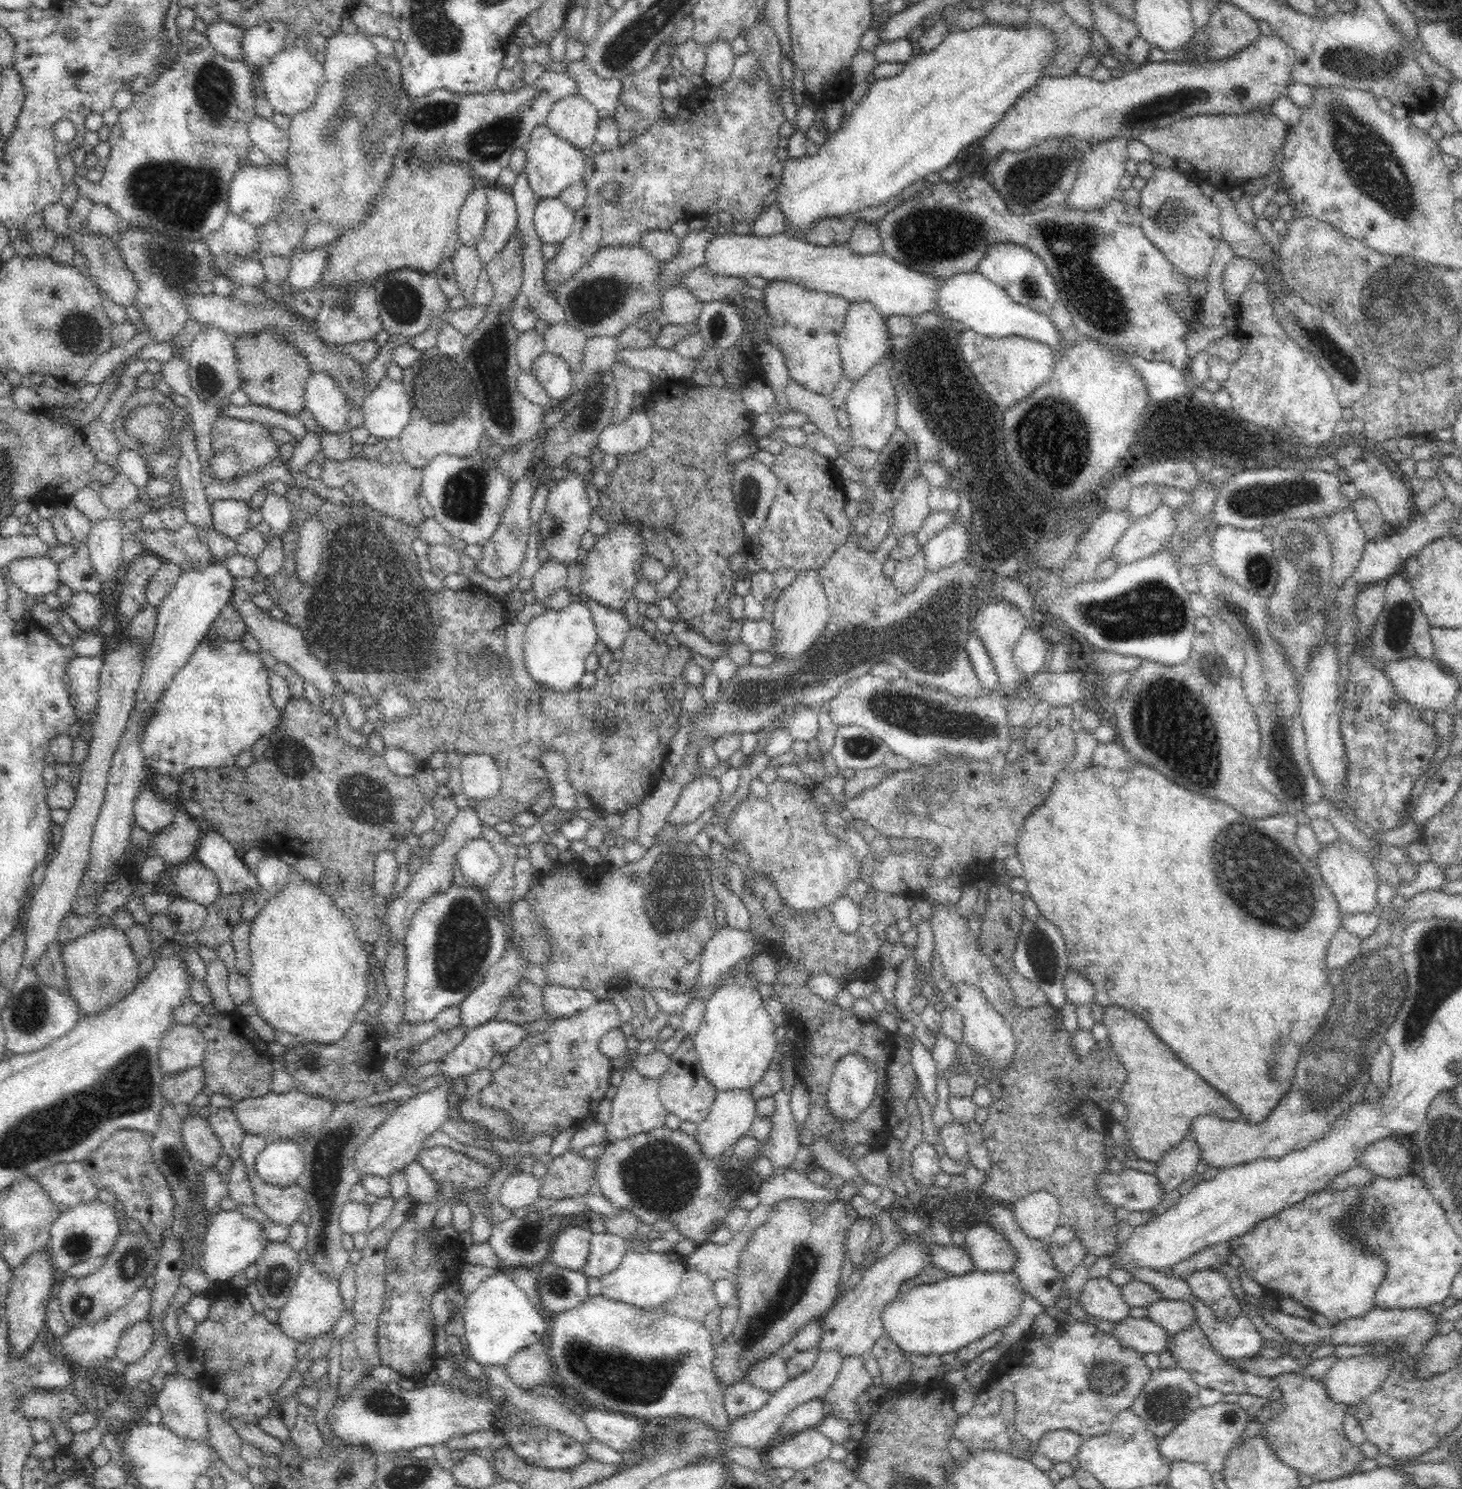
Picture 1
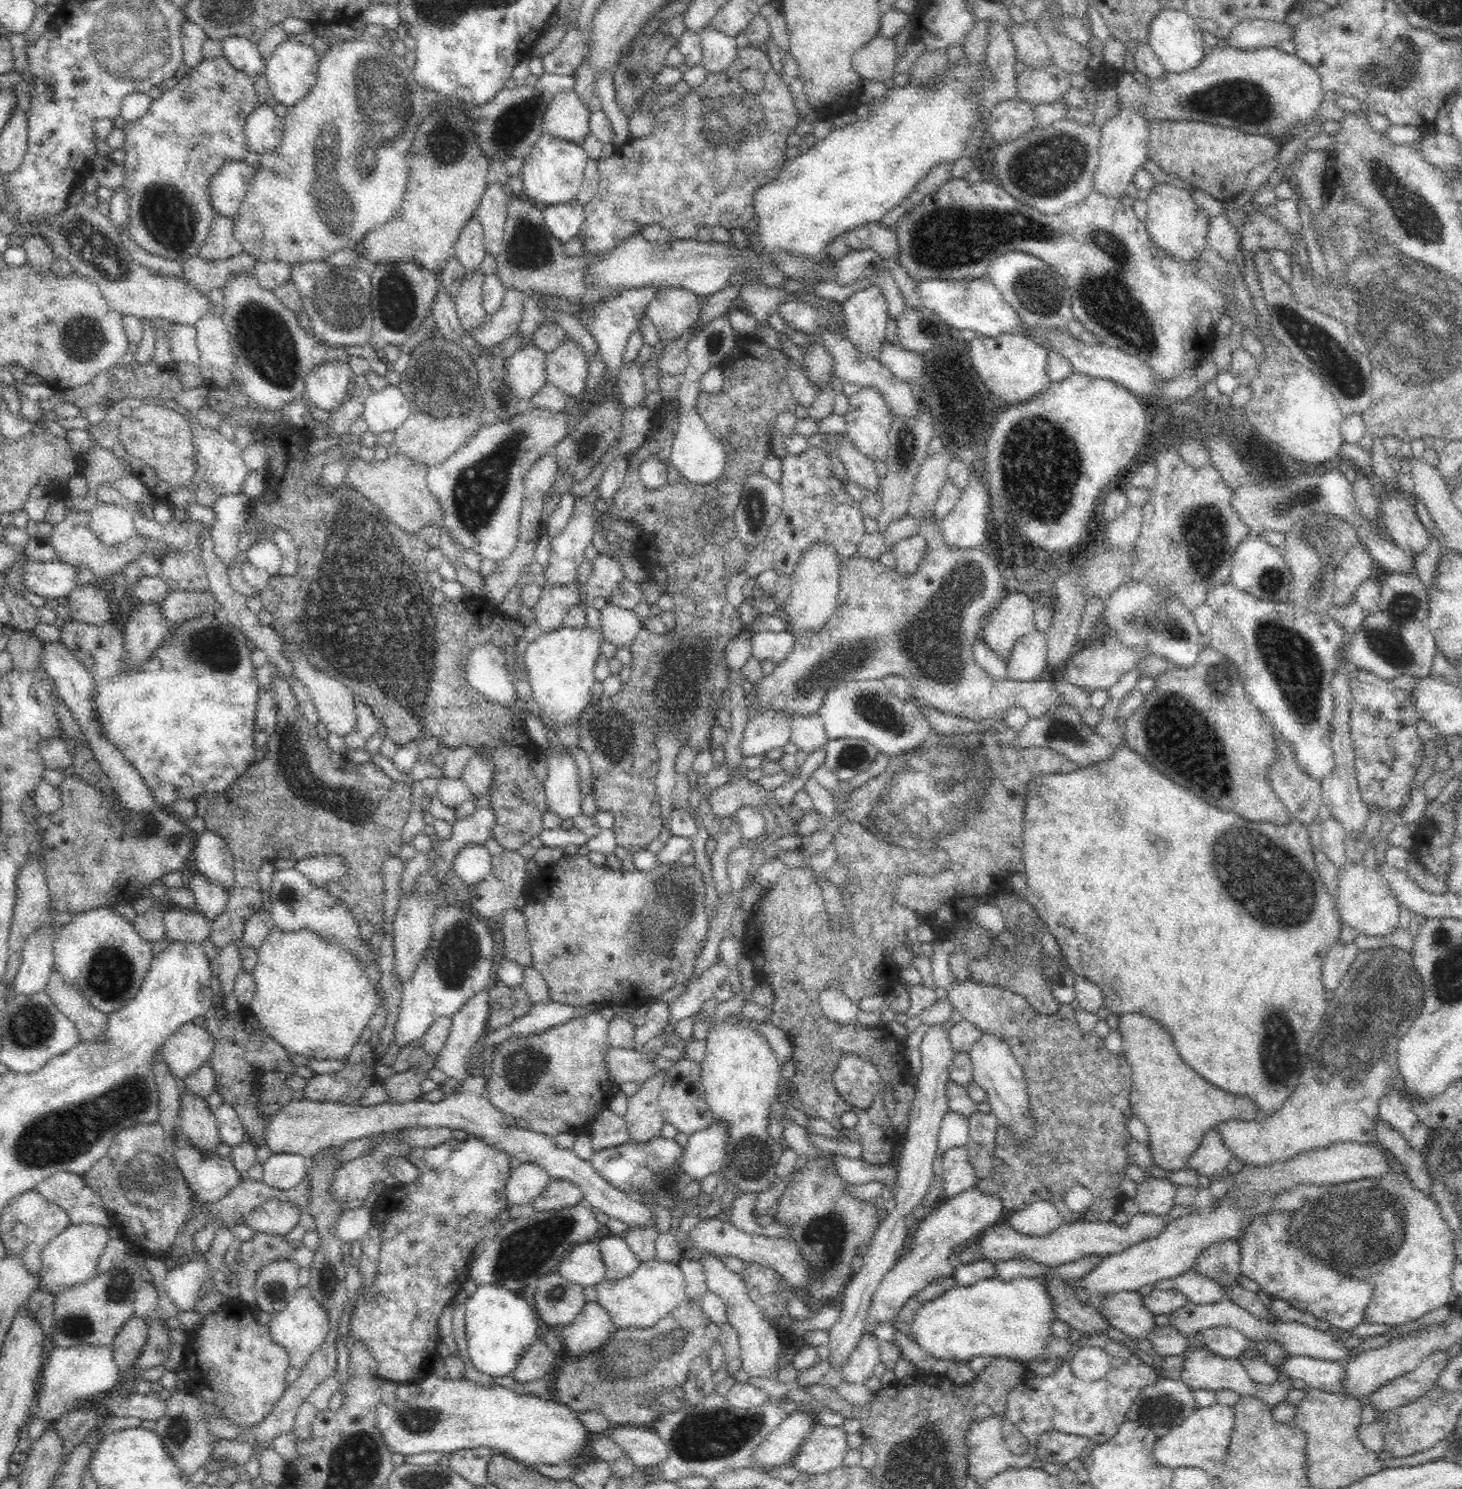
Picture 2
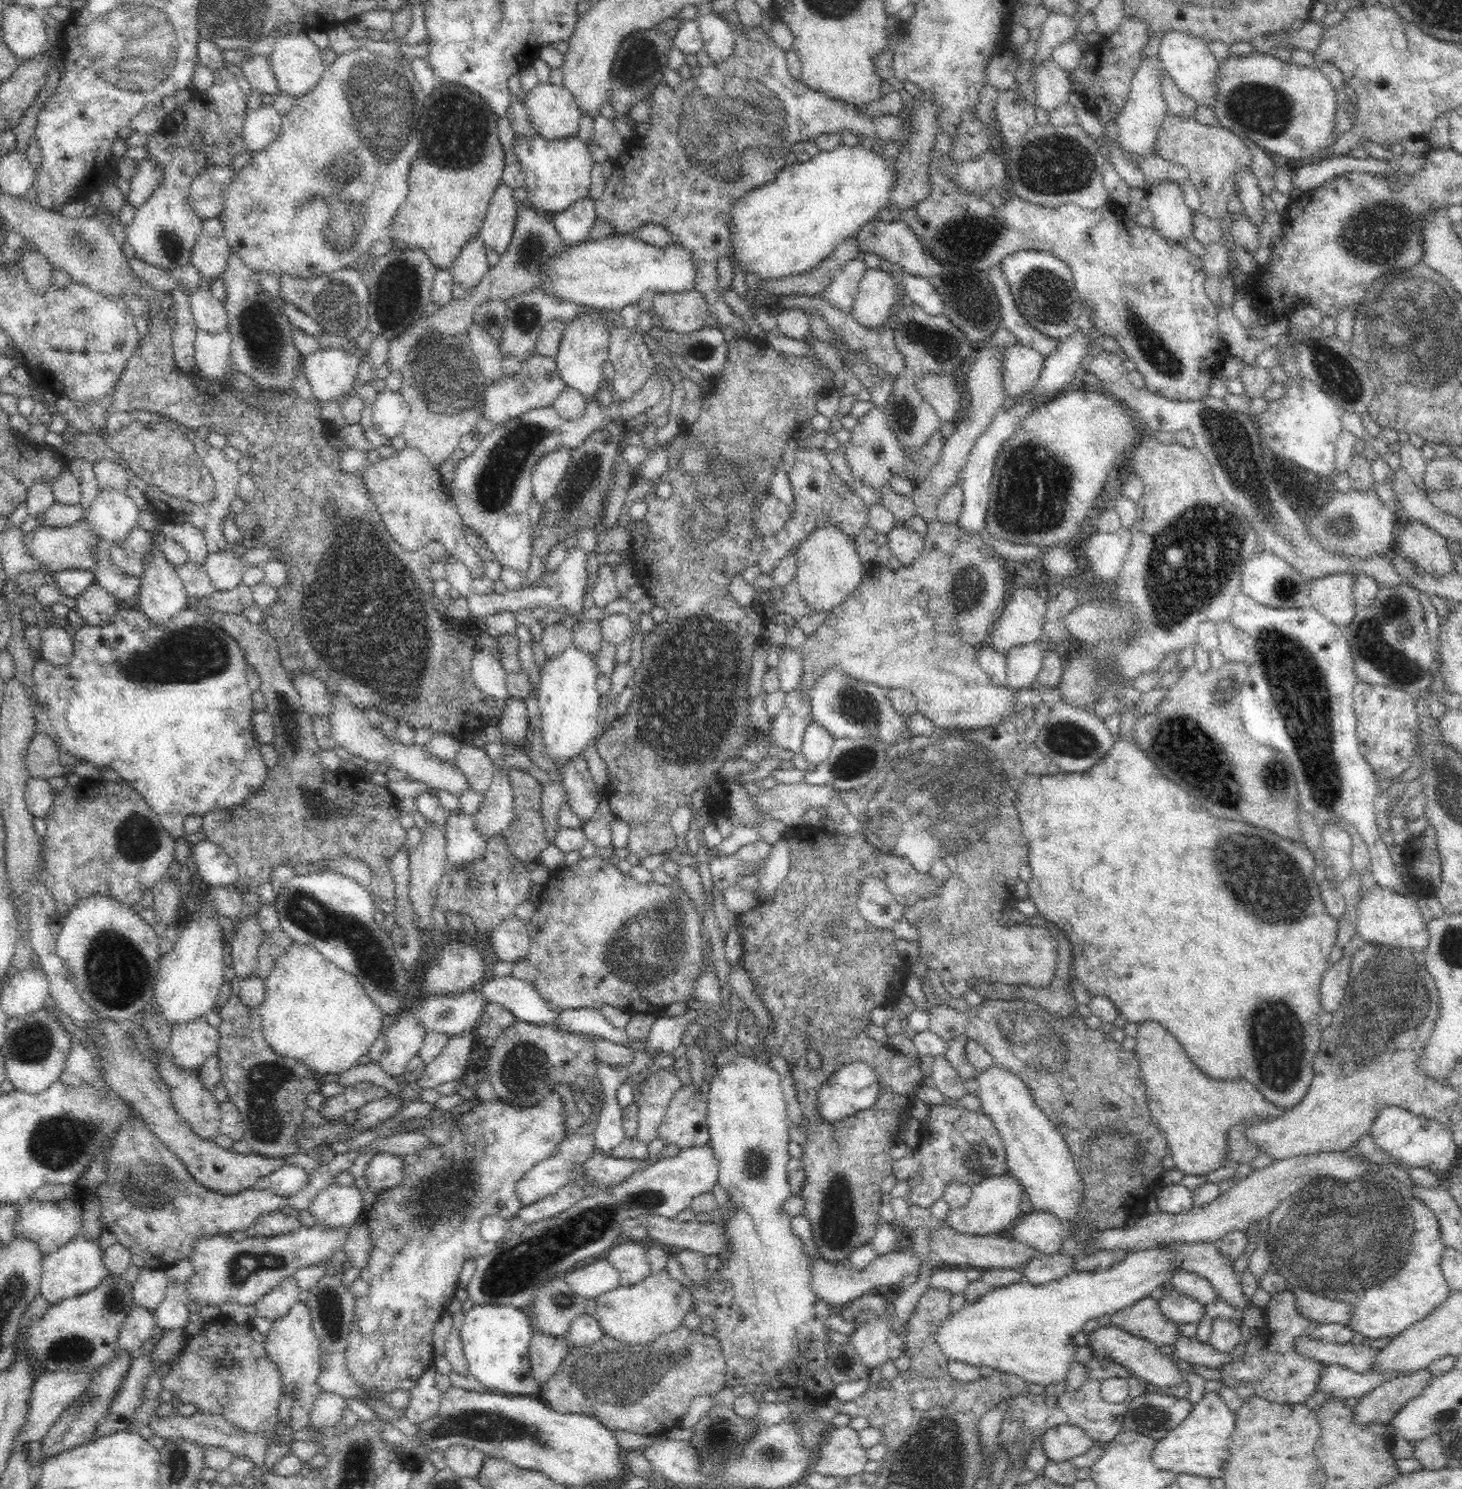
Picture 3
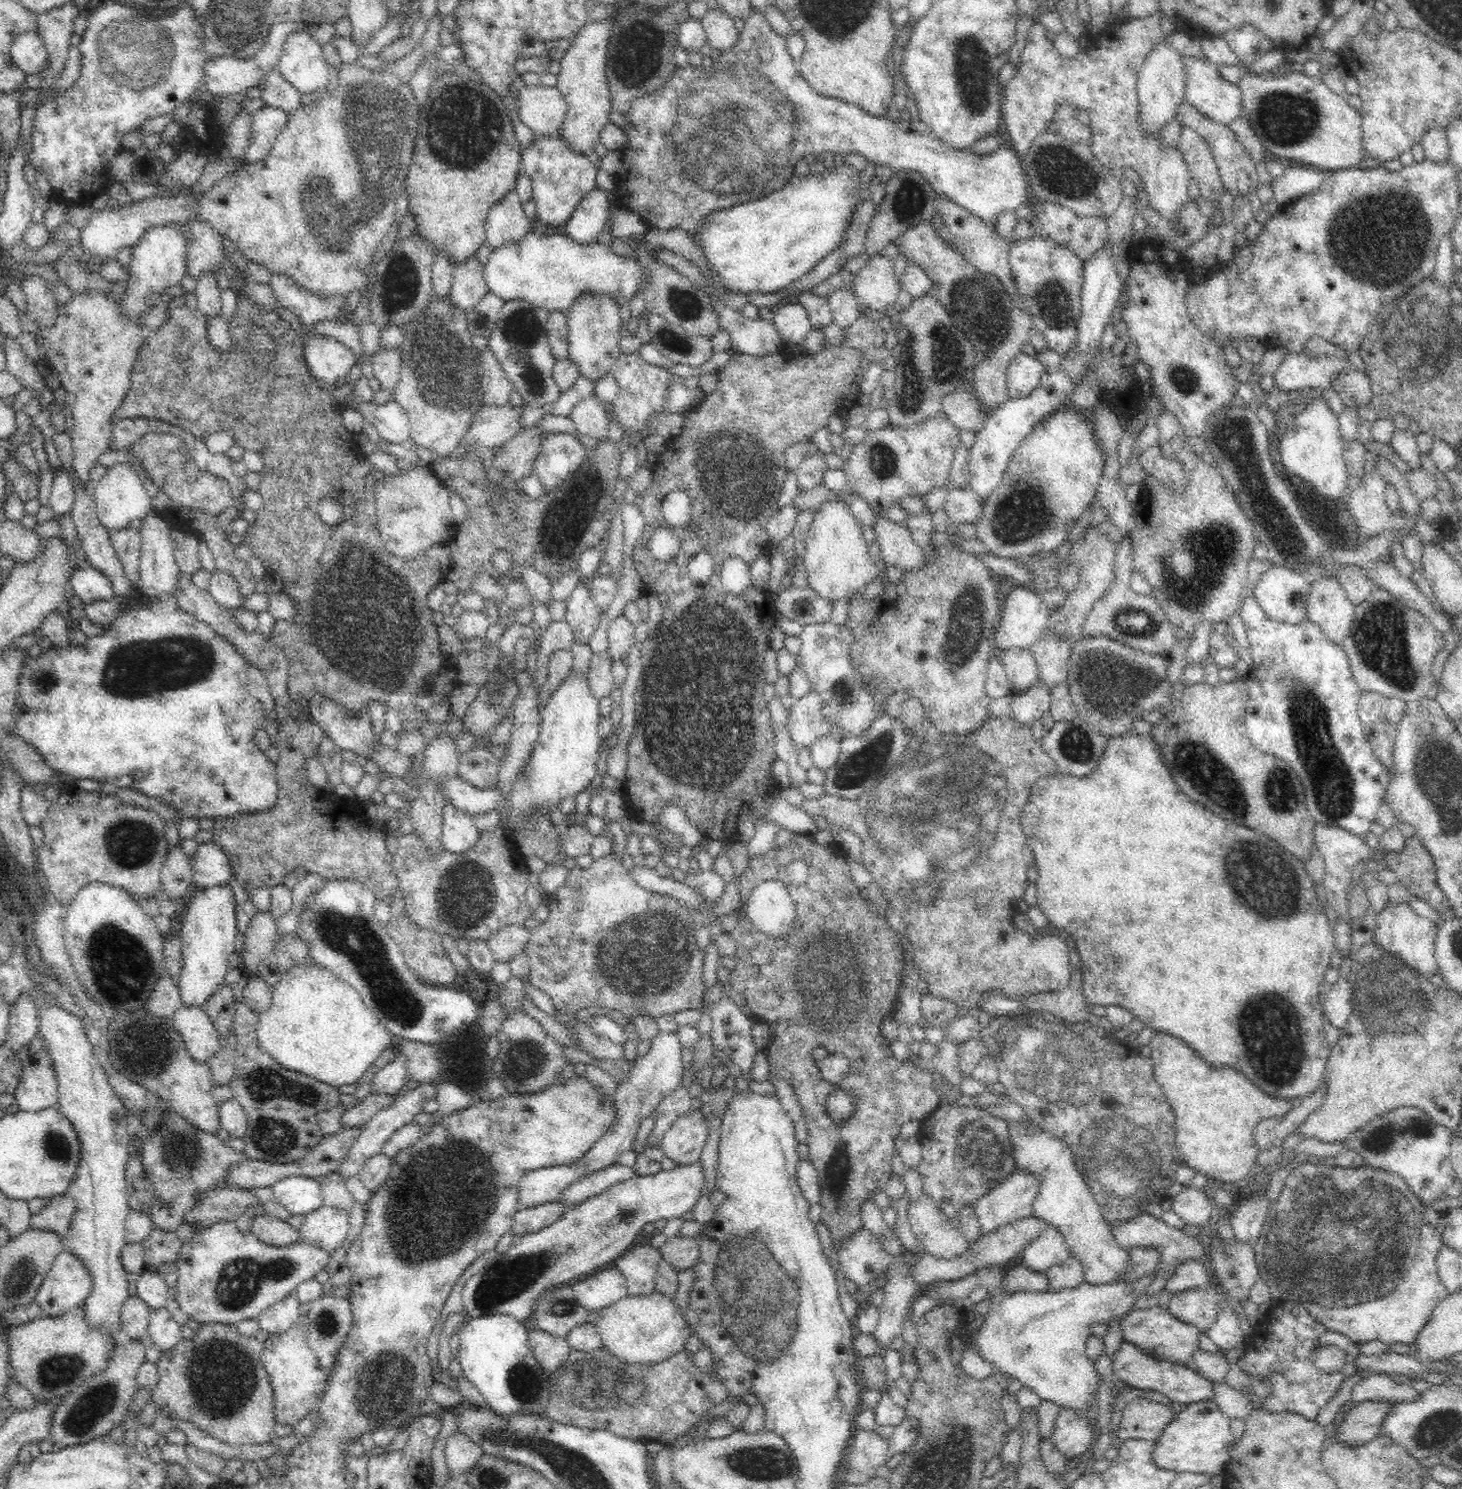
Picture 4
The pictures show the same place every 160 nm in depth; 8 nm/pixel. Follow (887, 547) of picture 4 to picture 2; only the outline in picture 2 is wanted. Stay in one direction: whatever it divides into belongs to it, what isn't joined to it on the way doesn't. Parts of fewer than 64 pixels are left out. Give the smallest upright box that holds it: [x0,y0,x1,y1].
[890,532,926,576]

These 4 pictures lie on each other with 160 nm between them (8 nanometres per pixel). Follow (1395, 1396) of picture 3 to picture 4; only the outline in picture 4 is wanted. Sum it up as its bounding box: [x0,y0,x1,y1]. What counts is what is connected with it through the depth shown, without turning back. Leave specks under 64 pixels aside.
[1336,1401,1394,1447]

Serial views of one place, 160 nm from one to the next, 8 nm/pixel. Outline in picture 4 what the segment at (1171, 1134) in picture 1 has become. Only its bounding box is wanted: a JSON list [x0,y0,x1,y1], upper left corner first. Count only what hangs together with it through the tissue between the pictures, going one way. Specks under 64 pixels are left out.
[1149,1033,1292,1183]

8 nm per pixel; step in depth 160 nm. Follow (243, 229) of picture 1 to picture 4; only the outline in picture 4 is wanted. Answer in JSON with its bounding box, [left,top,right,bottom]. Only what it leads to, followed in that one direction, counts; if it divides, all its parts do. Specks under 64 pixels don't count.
[181,222,224,279]

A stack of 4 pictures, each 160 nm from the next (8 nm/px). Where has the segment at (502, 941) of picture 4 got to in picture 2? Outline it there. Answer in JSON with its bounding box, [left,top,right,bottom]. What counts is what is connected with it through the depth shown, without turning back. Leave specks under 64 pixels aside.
[499,909,531,967]

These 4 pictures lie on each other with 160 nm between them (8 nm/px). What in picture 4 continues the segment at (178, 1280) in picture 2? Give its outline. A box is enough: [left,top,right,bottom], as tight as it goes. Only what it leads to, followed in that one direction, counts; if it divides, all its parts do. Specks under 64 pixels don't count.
[147,1307,183,1353]

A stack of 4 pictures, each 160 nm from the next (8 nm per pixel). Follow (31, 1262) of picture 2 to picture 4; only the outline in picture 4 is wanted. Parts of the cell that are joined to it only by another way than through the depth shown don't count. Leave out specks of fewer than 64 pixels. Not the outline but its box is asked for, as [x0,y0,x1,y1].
[30,1194,75,1239]

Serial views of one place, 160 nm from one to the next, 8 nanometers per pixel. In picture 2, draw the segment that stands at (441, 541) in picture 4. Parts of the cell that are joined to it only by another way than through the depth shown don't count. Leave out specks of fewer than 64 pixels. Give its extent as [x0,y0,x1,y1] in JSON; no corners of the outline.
[344,452,466,553]

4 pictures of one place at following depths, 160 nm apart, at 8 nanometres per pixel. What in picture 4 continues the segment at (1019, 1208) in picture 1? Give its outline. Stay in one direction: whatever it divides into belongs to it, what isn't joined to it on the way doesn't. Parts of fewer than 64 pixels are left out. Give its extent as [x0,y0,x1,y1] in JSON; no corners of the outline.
[1022,1226,1070,1274]

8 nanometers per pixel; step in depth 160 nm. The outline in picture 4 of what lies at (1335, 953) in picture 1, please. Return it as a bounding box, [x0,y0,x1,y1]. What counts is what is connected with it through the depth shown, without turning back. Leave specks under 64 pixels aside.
[1324,978,1352,1030]

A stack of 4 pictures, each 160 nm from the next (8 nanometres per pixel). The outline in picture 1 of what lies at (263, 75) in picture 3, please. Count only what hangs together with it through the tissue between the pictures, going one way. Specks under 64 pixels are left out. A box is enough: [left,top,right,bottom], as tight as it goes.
[206,22,245,62]

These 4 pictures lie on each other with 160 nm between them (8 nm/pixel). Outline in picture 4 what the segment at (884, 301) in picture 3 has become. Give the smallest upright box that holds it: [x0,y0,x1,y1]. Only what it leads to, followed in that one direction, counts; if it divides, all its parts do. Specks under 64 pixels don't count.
[855,255,901,313]

